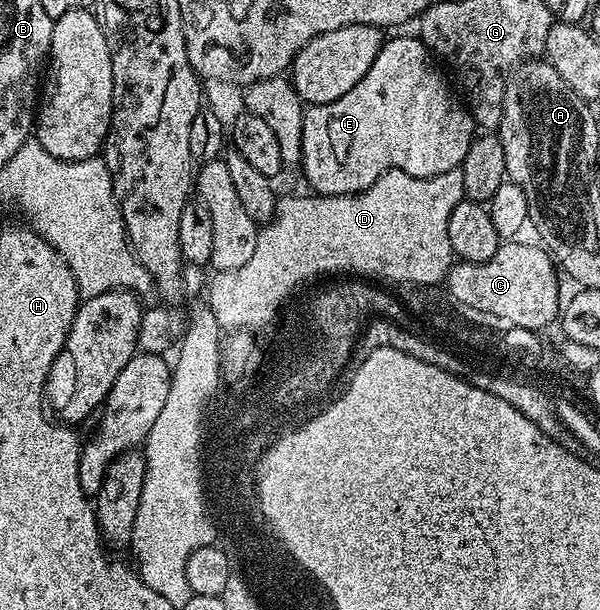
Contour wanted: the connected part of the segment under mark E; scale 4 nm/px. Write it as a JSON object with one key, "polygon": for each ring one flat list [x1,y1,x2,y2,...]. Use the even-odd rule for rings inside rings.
{"polygon":[[416,36,393,37,390,41,388,38,379,55,375,55,375,63,371,63,367,75,363,75,347,95,331,103,306,108,300,168,305,169,305,177,314,194,342,197,361,193,389,169,402,169,412,177,434,177,443,175,443,171,460,169,467,147,471,147,475,136,473,118,469,116,468,108,453,98,448,83,433,64,433,54]]}

